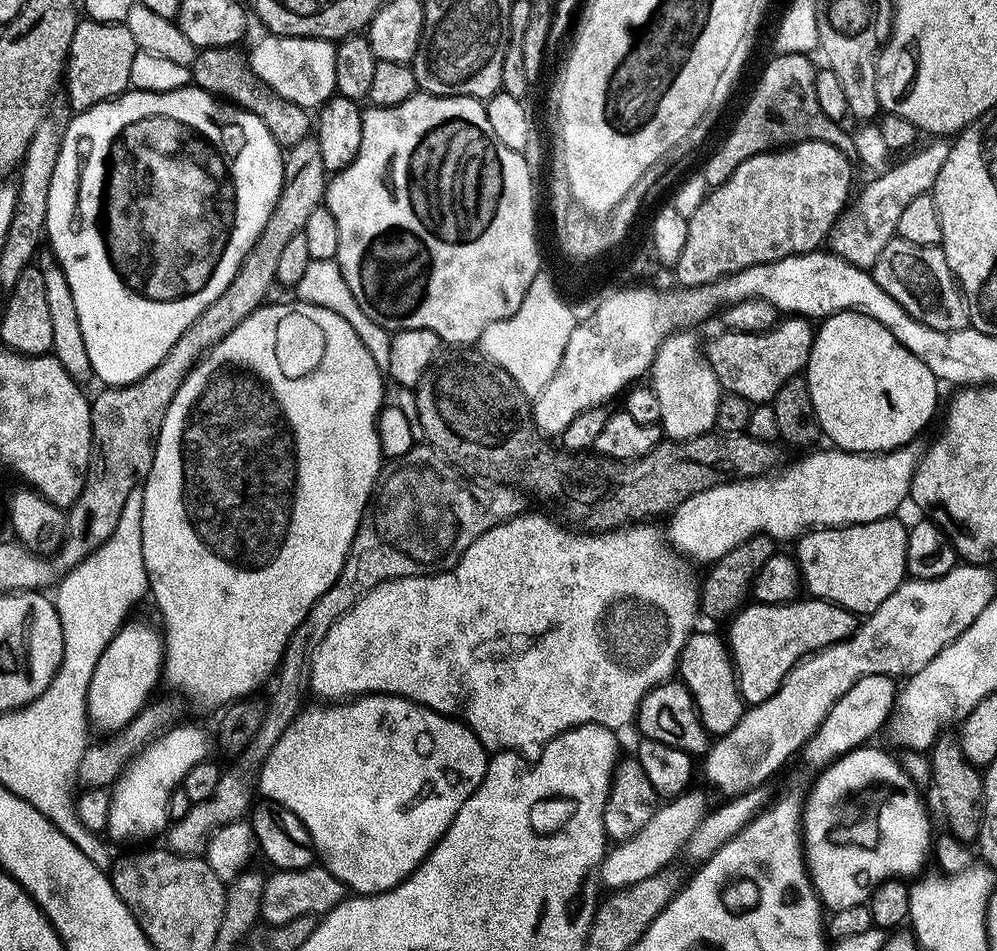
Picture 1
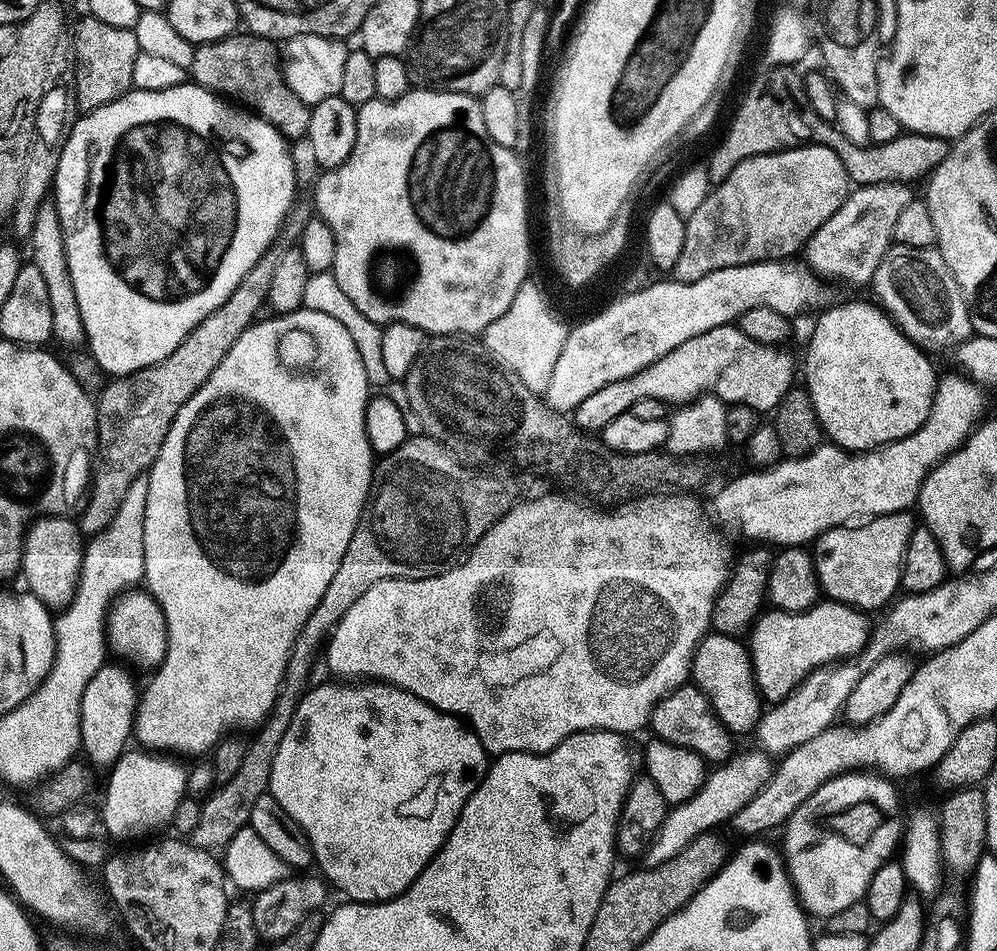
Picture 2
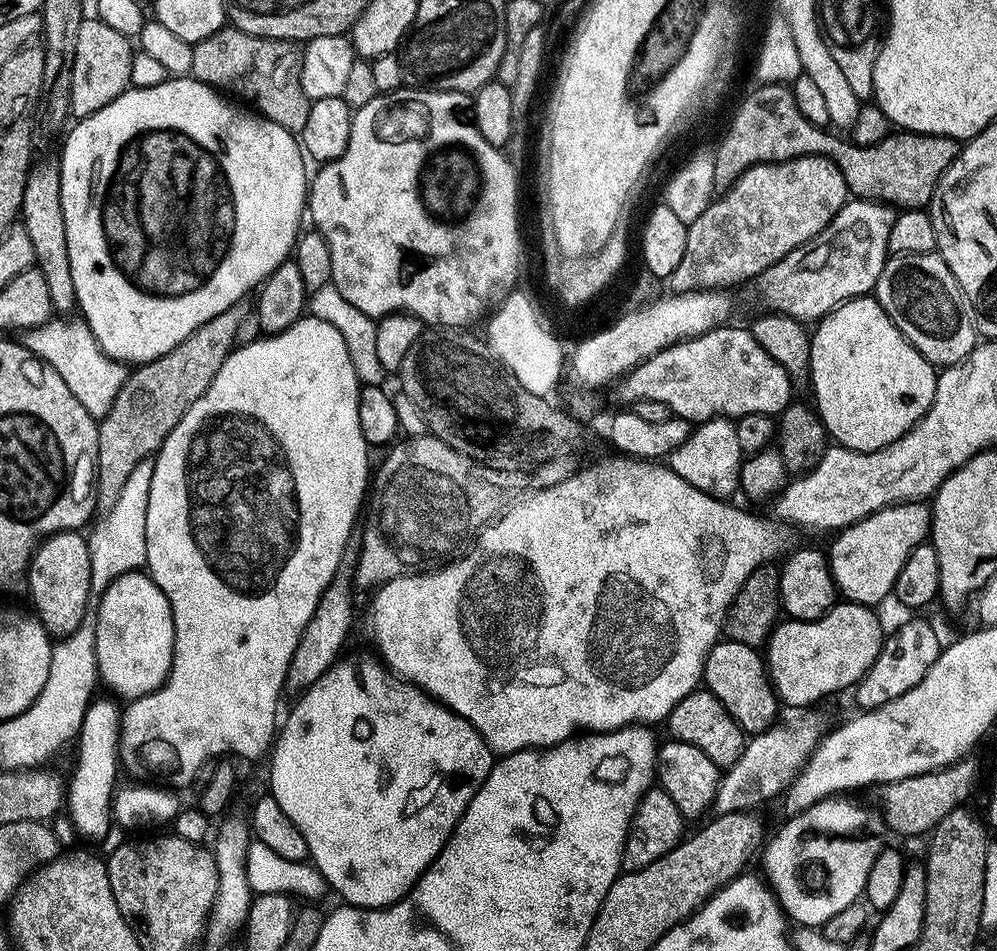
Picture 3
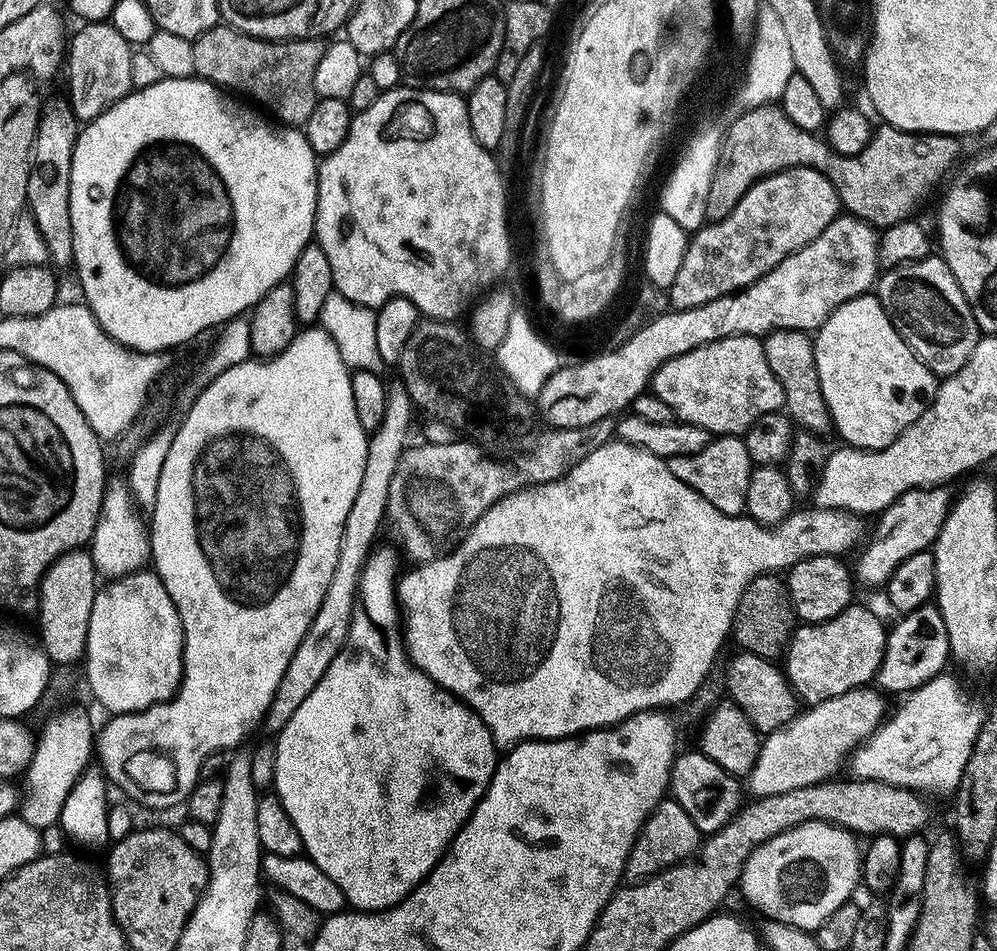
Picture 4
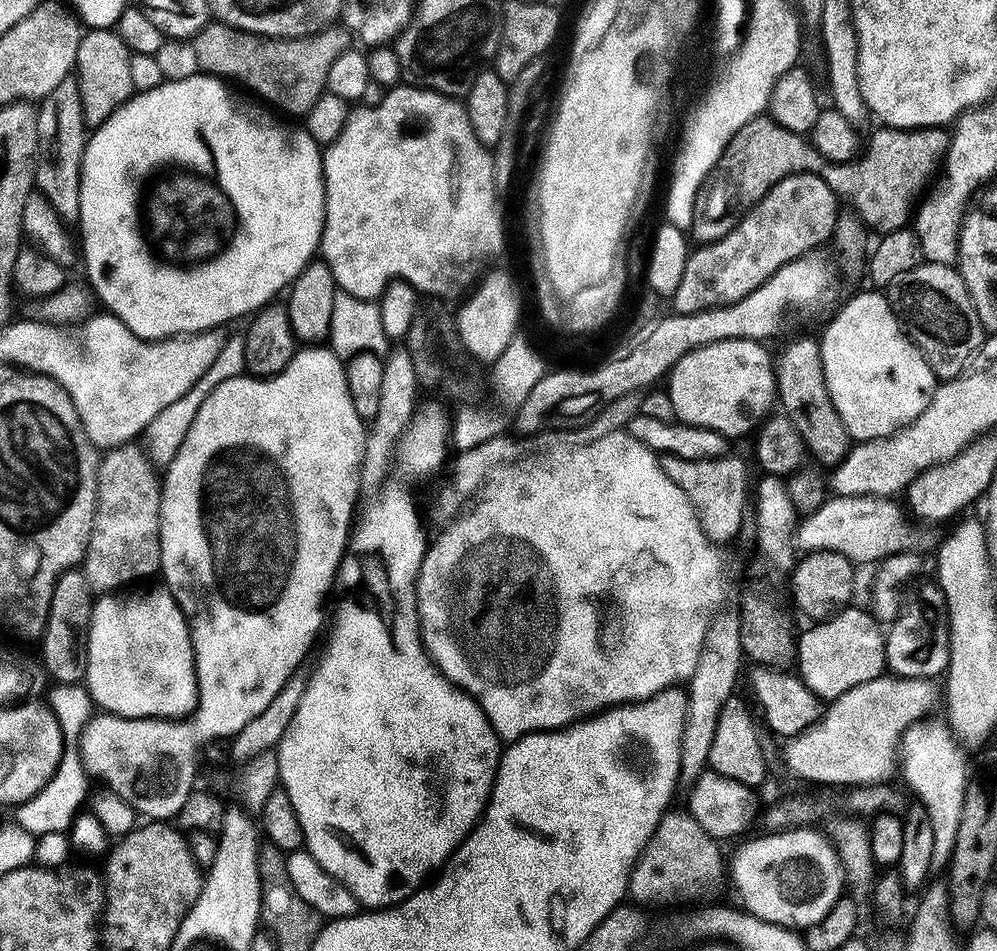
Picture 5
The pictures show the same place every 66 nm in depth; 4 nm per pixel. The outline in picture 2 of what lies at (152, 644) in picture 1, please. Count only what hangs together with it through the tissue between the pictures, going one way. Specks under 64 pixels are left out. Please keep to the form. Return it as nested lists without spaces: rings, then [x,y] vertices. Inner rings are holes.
[[[108,662],[95,672],[83,691],[79,714],[81,751],[93,767],[102,766],[104,770],[112,767],[127,749],[126,742],[134,730],[138,703],[138,686],[136,688],[128,672],[130,670],[117,665]]]

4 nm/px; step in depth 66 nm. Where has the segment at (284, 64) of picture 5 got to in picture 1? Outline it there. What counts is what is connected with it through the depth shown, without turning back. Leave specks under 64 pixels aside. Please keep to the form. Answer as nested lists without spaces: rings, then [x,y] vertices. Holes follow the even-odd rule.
[[[239,47],[231,48],[202,48],[199,49],[190,69],[190,80],[195,87],[201,88],[237,108],[245,108],[254,118],[262,121],[262,126],[274,134],[274,142],[278,142],[281,149],[287,150],[302,142],[313,131],[314,120],[309,109],[298,106],[282,94],[278,94],[258,74],[254,74],[249,57],[240,53]]]

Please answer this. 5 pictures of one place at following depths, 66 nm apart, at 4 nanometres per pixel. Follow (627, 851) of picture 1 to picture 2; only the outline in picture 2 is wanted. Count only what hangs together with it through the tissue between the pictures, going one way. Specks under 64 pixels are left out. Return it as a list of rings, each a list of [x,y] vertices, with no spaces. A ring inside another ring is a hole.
[[[763,750],[755,751],[746,752],[742,756],[733,755],[731,760],[725,760],[723,764],[713,767],[705,775],[704,785],[696,791],[694,798],[684,804],[675,805],[669,811],[662,826],[656,831],[655,840],[648,846],[646,860],[649,865],[661,864],[674,858],[674,854],[681,852],[691,840],[711,833],[719,824],[727,825],[732,816],[742,810],[742,806],[746,806],[750,798],[754,798],[754,794],[767,786],[774,771],[773,757]]]

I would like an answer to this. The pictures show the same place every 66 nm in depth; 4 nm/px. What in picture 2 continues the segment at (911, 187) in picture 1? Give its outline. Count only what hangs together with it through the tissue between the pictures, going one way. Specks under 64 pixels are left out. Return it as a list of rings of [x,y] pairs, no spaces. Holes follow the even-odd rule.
[[[862,184],[849,191],[846,202],[818,226],[802,249],[807,267],[825,281],[845,280],[848,284],[871,285],[878,270],[878,262],[894,241],[894,221],[902,209],[914,199],[913,189],[907,184]]]

